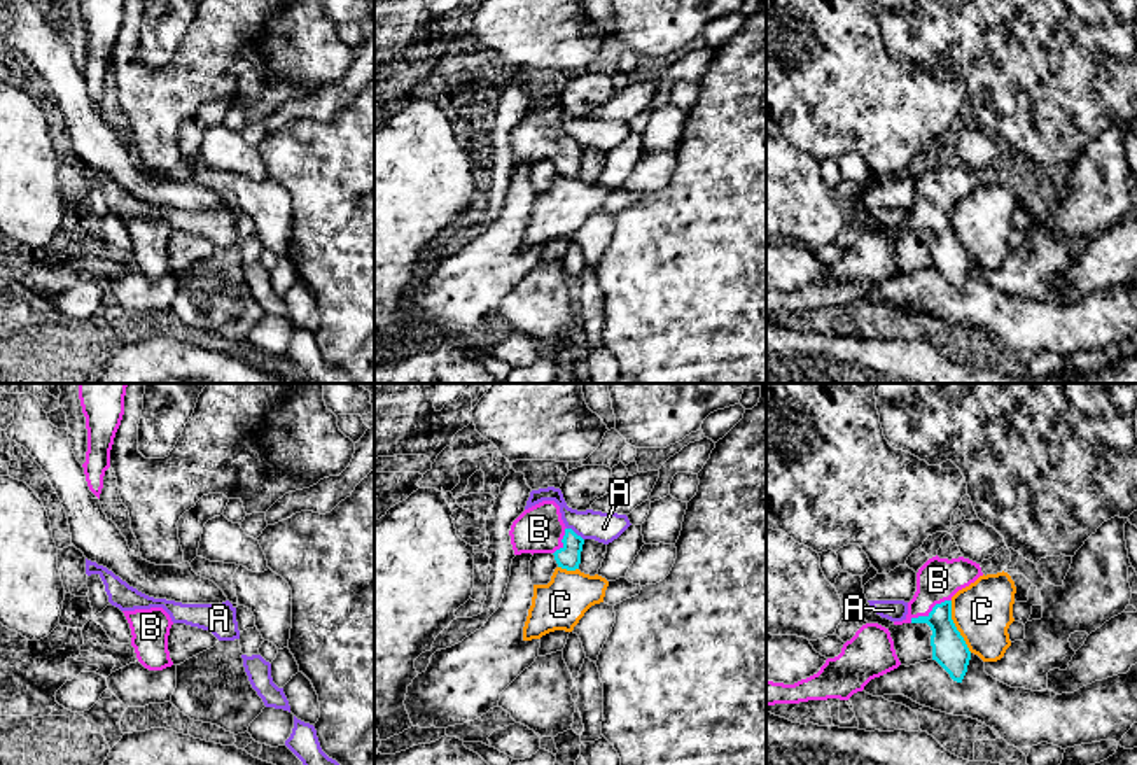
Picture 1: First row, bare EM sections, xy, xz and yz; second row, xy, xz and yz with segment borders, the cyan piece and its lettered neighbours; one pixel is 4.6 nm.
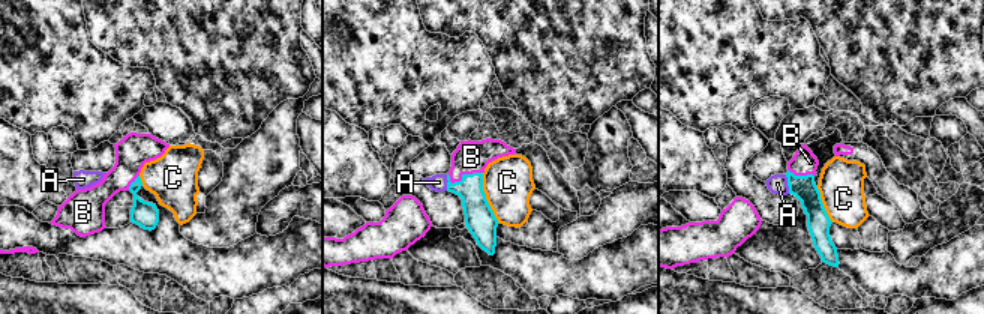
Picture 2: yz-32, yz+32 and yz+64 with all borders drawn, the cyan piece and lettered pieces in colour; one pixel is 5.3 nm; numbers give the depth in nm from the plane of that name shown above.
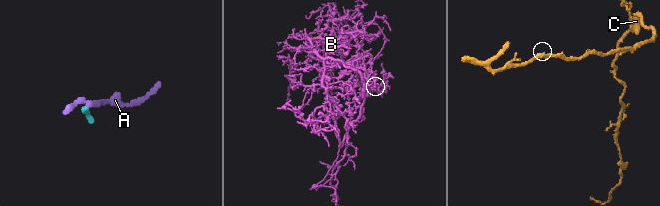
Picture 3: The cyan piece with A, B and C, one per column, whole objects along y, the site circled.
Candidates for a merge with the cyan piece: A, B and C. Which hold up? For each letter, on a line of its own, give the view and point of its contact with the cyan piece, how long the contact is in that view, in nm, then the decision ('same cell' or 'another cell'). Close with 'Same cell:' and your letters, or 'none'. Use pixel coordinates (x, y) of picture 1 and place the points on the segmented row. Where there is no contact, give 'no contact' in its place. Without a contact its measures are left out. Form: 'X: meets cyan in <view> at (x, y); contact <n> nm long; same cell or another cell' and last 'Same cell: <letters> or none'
A: meets cyan in xz at (574, 533); contact 100 nm long; another cell
B: meets cyan in yz at (931, 611); contact 220 nm long; same cell
C: meets cyan in yz at (955, 627); contact 260 nm long; another cell
Same cell: B

